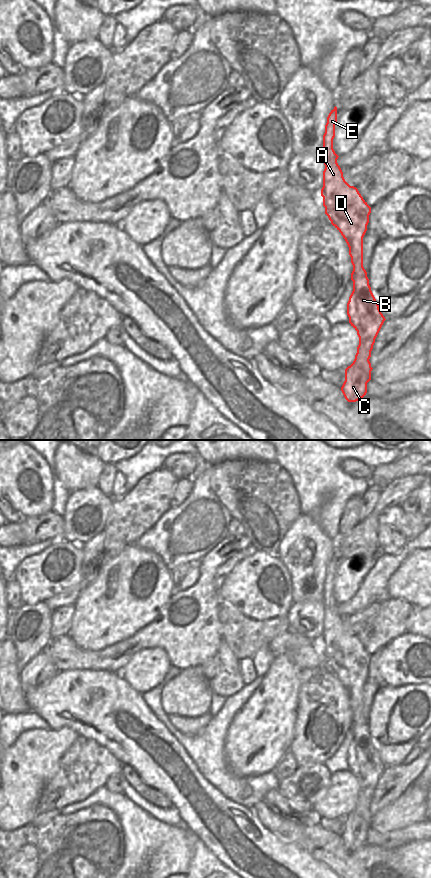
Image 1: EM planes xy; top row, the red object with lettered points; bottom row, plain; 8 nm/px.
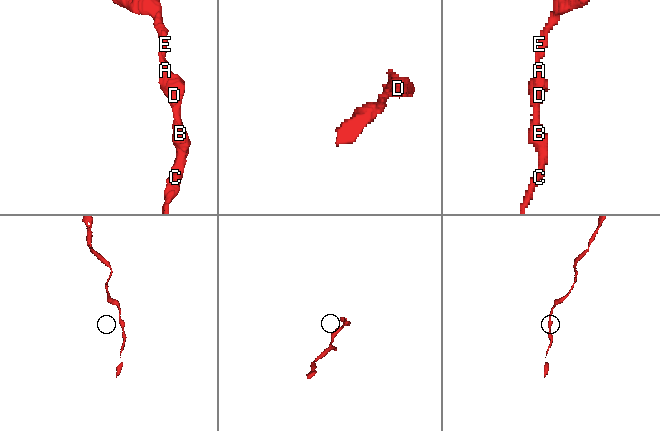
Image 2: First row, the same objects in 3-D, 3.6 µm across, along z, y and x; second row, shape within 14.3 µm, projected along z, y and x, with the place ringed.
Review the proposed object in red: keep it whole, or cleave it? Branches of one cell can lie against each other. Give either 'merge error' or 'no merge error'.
no merge error

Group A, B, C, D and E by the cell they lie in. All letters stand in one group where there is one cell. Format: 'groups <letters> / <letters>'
groups A B C D E

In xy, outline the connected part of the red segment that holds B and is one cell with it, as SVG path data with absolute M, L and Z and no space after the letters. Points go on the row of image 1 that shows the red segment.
M337 107L329 113L323 135L323 187L321 196L325 214L331 224L341 233L349 247L349 255L353 265L351 280L353 281L353 291L347 303L347 315L349 323L357 331L359 345L353 363L345 369L345 381L341 391L348 402L356 402L363 398L367 393L367 383L371 380L371 351L375 339L386 320L379 309L379 305L371 291L367 272L363 267L363 237L367 231L371 207L363 199L358 189L350 186L343 177L343 172L337 163L338 155L333 149L333 139L335 137L335 125L337 123Z

